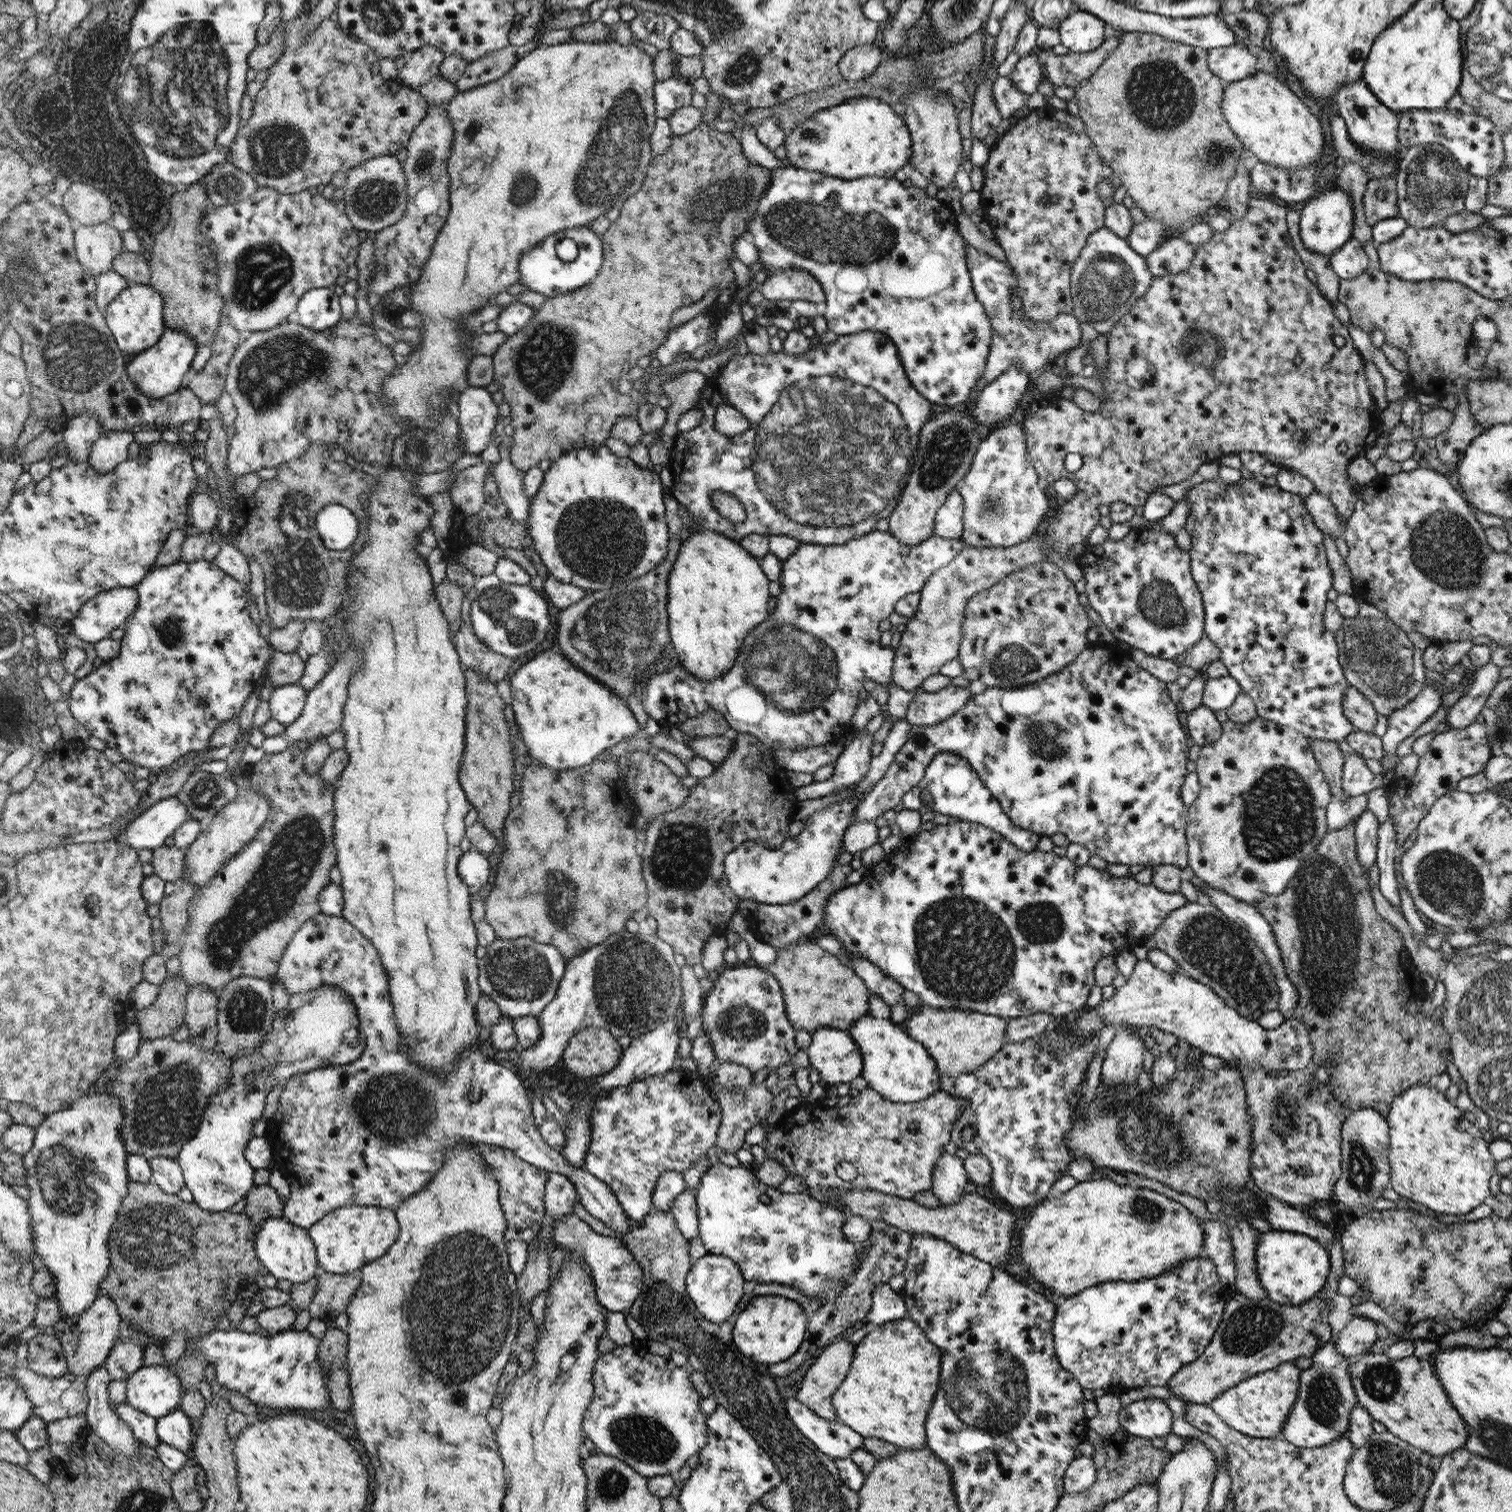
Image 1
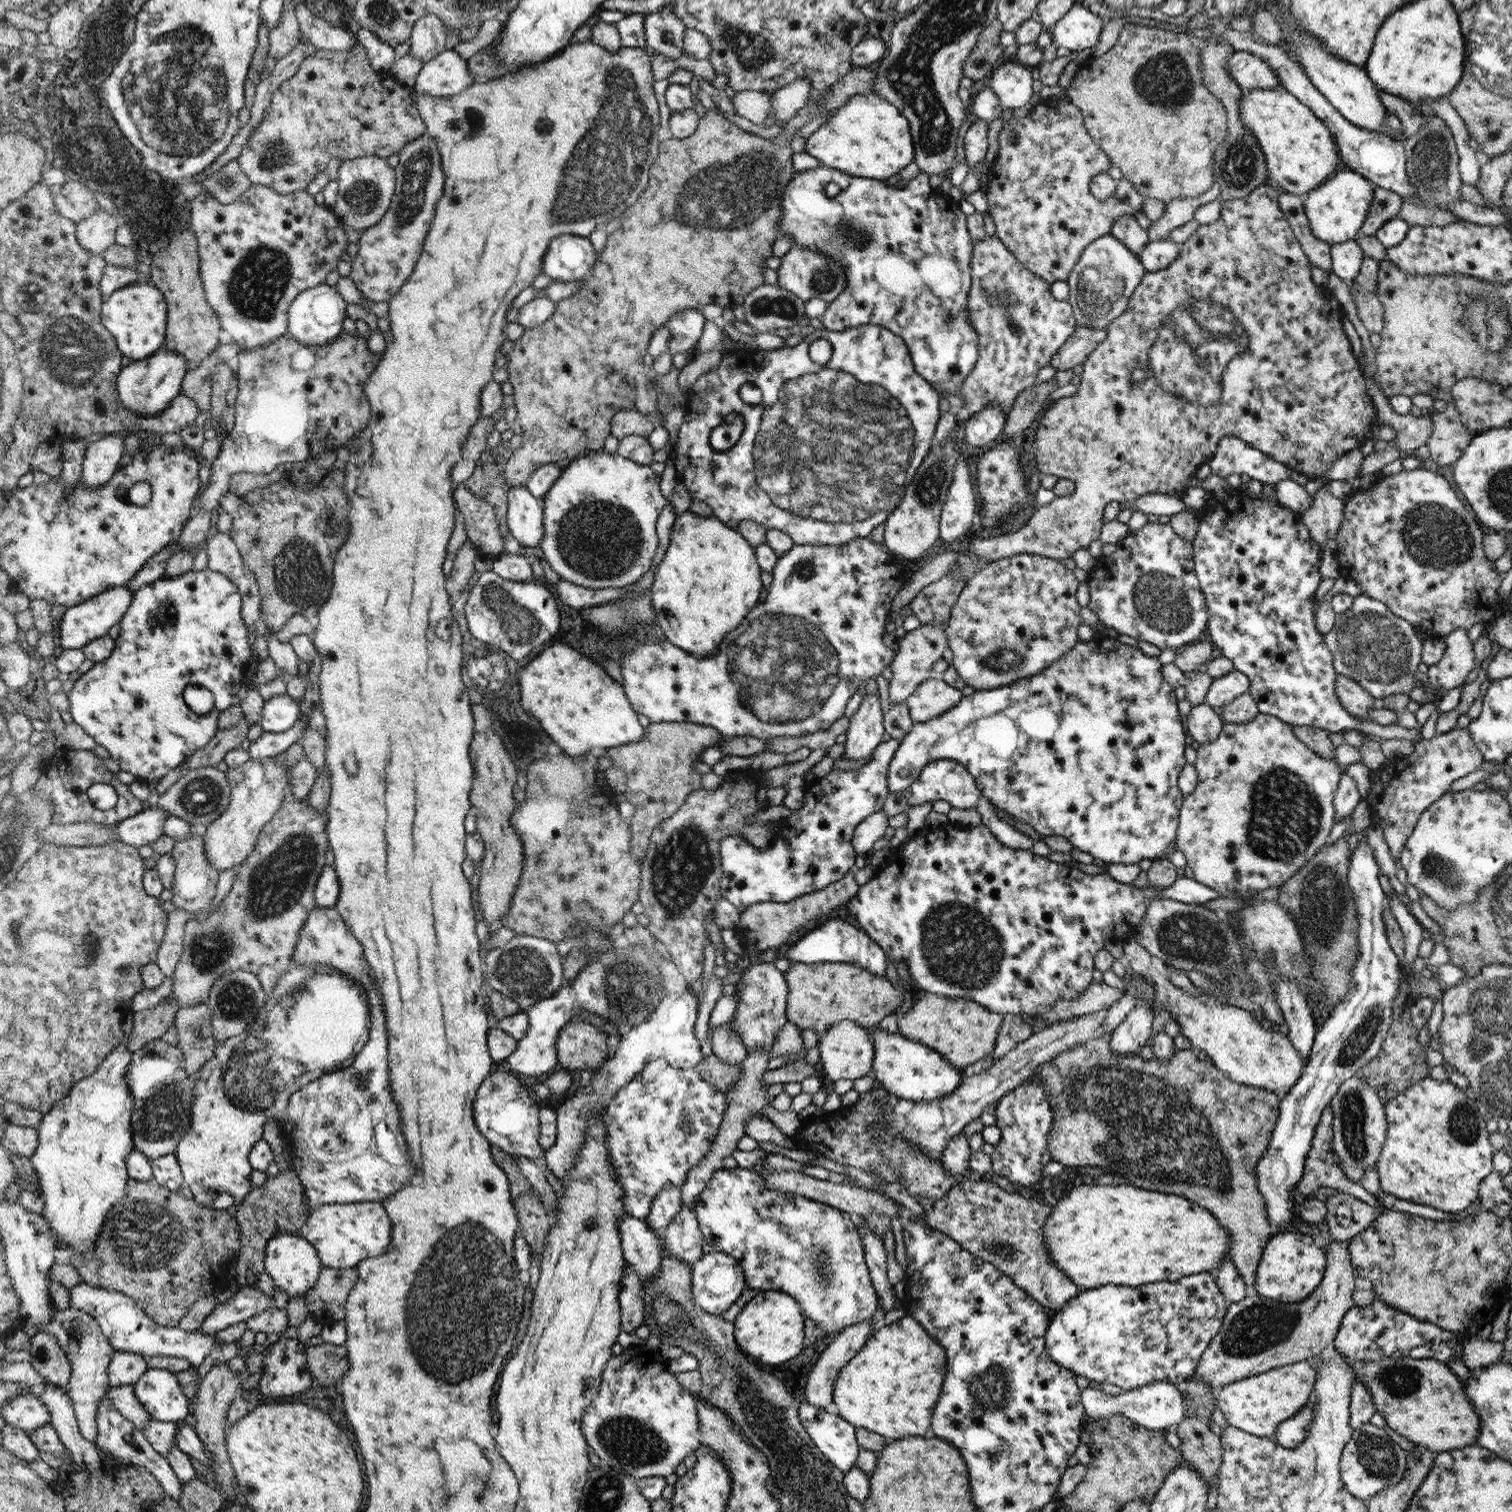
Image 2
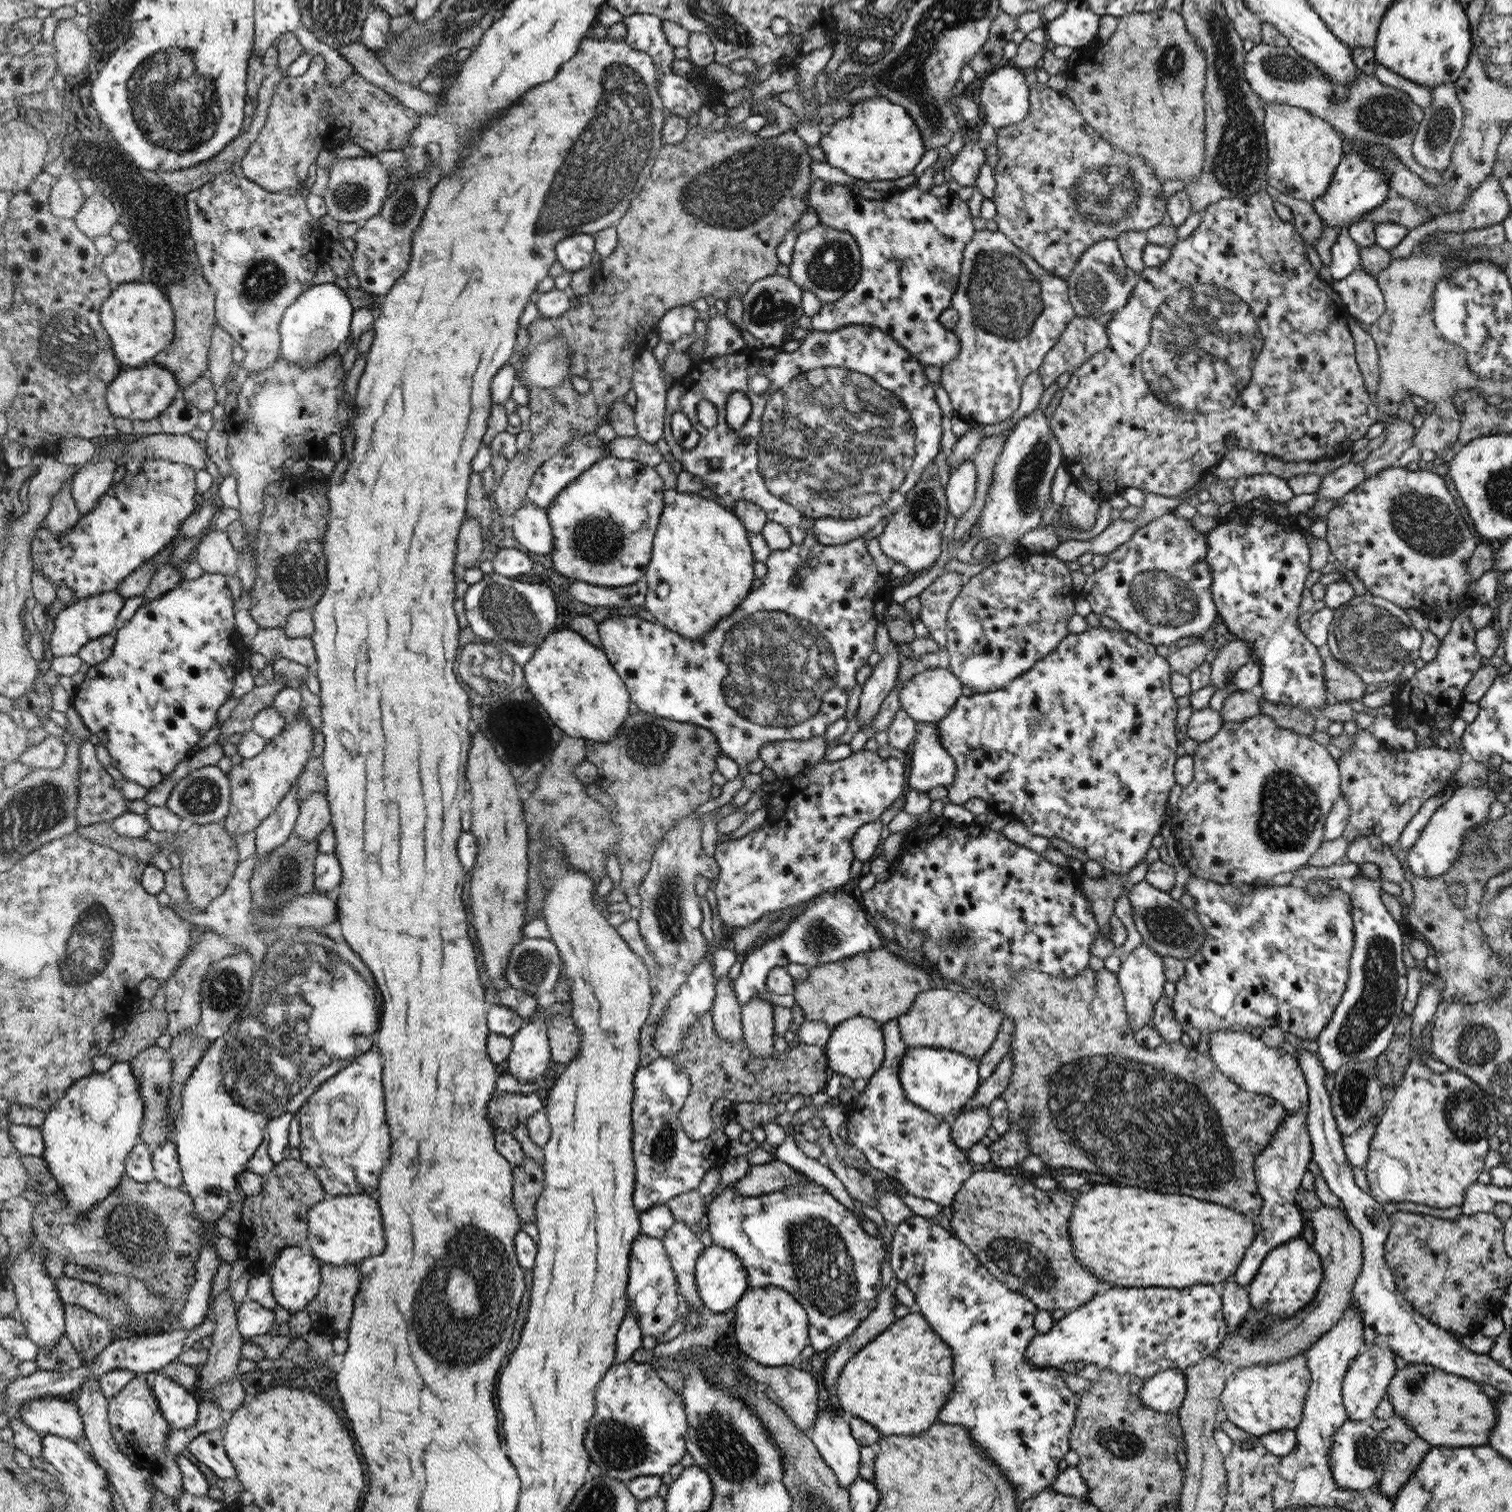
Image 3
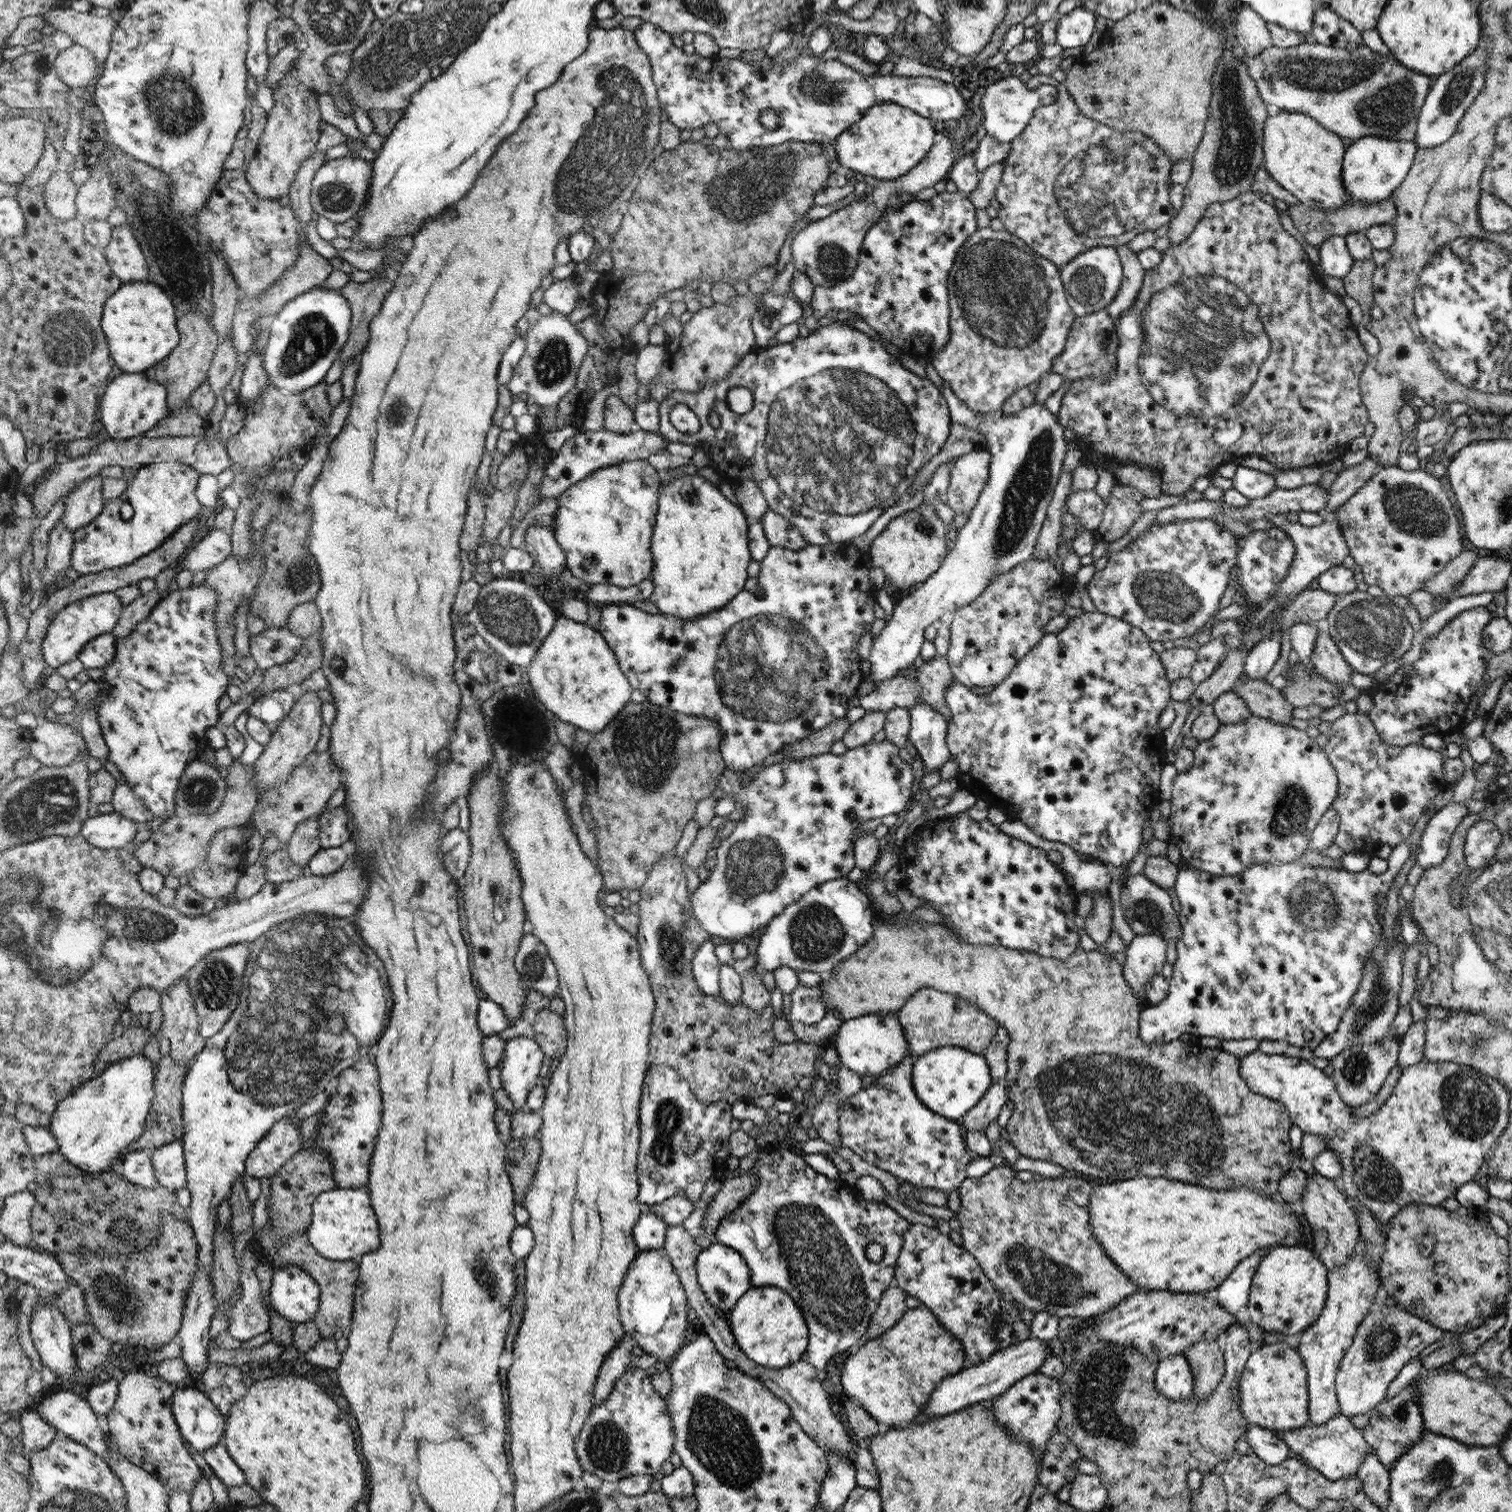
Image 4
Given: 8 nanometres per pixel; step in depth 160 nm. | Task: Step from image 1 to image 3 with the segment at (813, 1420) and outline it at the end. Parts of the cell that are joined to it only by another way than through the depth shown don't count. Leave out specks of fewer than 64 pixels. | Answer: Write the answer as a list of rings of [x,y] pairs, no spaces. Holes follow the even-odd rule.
[[[820,1410],[809,1435],[835,1472],[838,1484],[849,1490],[859,1478],[861,1446],[852,1436],[847,1416]]]

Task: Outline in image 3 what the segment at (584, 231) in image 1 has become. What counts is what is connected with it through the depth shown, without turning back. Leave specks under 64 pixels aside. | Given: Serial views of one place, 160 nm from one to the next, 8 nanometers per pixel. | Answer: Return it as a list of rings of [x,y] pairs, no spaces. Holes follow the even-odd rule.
[[[576,234],[566,239],[560,240],[555,246],[555,252],[558,254],[558,262],[566,270],[576,272],[587,267],[592,258],[592,252],[595,250],[595,237],[590,234]]]

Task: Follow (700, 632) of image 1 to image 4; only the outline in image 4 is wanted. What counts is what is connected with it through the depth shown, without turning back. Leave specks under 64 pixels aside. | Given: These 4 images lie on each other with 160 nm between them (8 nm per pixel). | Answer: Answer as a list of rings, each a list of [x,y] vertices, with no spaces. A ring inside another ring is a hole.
[[[685,475],[662,485],[660,494],[660,509],[656,517],[654,539],[651,542],[651,552],[655,558],[655,568],[650,580],[654,592],[649,598],[661,614],[669,614],[680,620],[692,620],[712,612],[730,603],[744,590],[748,580],[748,542],[750,532],[746,518],[740,508],[728,502],[718,485],[710,484],[703,476]]]

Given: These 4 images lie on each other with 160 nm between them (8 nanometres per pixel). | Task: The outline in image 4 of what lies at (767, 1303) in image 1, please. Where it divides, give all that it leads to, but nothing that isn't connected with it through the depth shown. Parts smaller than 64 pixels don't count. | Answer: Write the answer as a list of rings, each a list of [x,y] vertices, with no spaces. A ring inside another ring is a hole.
[[[767,1286],[751,1288],[730,1310],[730,1330],[740,1350],[752,1362],[771,1369],[794,1364],[807,1352],[808,1327],[801,1308],[784,1289]]]

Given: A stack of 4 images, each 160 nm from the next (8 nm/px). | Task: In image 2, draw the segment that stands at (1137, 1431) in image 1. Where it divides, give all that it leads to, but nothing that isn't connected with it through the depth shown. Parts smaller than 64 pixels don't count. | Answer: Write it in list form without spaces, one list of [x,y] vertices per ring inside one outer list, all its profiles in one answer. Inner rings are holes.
[[[1152,1382],[1118,1395],[1109,1395],[1101,1389],[1093,1389],[1092,1384],[1083,1390],[1083,1403],[1086,1405],[1089,1418],[1110,1418],[1123,1414],[1148,1430],[1167,1430],[1172,1424],[1180,1424],[1186,1413],[1182,1394],[1171,1382]]]

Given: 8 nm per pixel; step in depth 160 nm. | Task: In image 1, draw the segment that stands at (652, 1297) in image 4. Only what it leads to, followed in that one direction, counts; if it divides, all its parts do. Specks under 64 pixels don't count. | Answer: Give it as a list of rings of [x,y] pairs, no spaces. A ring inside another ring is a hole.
[[[323,912],[316,915],[312,920],[308,920],[300,927],[299,932],[291,940],[290,946],[287,947],[283,955],[282,962],[279,963],[278,974],[274,977],[280,985],[286,989],[286,993],[290,996],[296,996],[296,993],[304,995],[310,991],[324,988],[324,985],[336,985],[342,991],[348,993],[352,997],[352,1003],[356,1006],[358,1011],[358,1019],[360,1028],[364,1038],[366,1038],[366,1048],[364,1048],[360,1058],[356,1058],[353,1062],[345,1065],[327,1064],[314,1070],[309,1070],[297,1075],[291,1076],[284,1084],[281,1095],[279,1096],[279,1105],[276,1114],[268,1121],[268,1129],[265,1132],[265,1139],[272,1145],[274,1152],[273,1161],[277,1164],[276,1168],[286,1178],[291,1193],[285,1200],[283,1206],[283,1216],[287,1221],[291,1221],[300,1228],[308,1229],[319,1222],[323,1216],[326,1216],[336,1208],[347,1205],[358,1206],[379,1206],[380,1208],[393,1209],[399,1206],[403,1200],[411,1198],[427,1186],[427,1184],[435,1178],[437,1173],[444,1167],[445,1164],[445,1150],[449,1146],[455,1146],[461,1140],[471,1140],[472,1142],[481,1143],[487,1146],[496,1145],[502,1148],[512,1149],[517,1156],[524,1160],[529,1160],[532,1164],[538,1165],[540,1168],[548,1169],[548,1172],[557,1172],[563,1174],[576,1187],[582,1206],[594,1218],[598,1218],[603,1223],[606,1223],[614,1232],[626,1234],[632,1229],[629,1227],[627,1214],[623,1205],[618,1201],[618,1197],[612,1192],[612,1189],[604,1184],[599,1178],[596,1178],[591,1172],[584,1170],[583,1167],[573,1165],[567,1158],[553,1149],[551,1145],[543,1139],[540,1131],[534,1126],[534,1118],[532,1113],[530,1096],[526,1092],[524,1085],[522,1085],[521,1078],[516,1075],[516,1072],[510,1068],[504,1067],[501,1062],[492,1062],[482,1054],[480,1048],[468,1050],[462,1054],[462,1058],[455,1062],[453,1069],[447,1075],[441,1075],[438,1071],[431,1071],[426,1067],[418,1066],[414,1061],[408,1060],[408,1052],[406,1046],[402,1044],[401,1030],[396,1026],[395,1008],[392,1006],[390,988],[388,988],[388,973],[383,967],[383,960],[380,952],[373,944],[372,940],[365,937],[351,922],[347,921],[343,916],[326,916]]]

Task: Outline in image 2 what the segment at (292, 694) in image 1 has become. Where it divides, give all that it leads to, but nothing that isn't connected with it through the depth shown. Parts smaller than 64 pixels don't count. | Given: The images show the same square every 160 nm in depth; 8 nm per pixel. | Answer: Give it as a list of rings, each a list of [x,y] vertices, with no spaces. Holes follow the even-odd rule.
[[[280,687],[276,695],[265,700],[258,724],[266,732],[281,733],[294,727],[300,714],[300,702]]]

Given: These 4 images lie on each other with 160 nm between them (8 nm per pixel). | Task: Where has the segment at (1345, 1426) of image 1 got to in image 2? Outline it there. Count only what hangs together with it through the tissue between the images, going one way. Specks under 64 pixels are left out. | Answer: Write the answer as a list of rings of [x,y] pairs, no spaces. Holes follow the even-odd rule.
[[[1312,1398],[1292,1417],[1277,1426],[1274,1440],[1284,1448],[1300,1446],[1307,1435],[1307,1429],[1315,1418],[1315,1400]]]

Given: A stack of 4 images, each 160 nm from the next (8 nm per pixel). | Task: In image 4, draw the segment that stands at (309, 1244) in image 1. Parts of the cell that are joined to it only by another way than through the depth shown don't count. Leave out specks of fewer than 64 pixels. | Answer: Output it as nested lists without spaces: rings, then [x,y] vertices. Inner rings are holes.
[[[286,1264],[273,1272],[270,1300],[275,1312],[293,1324],[314,1320],[322,1292],[308,1271]]]

